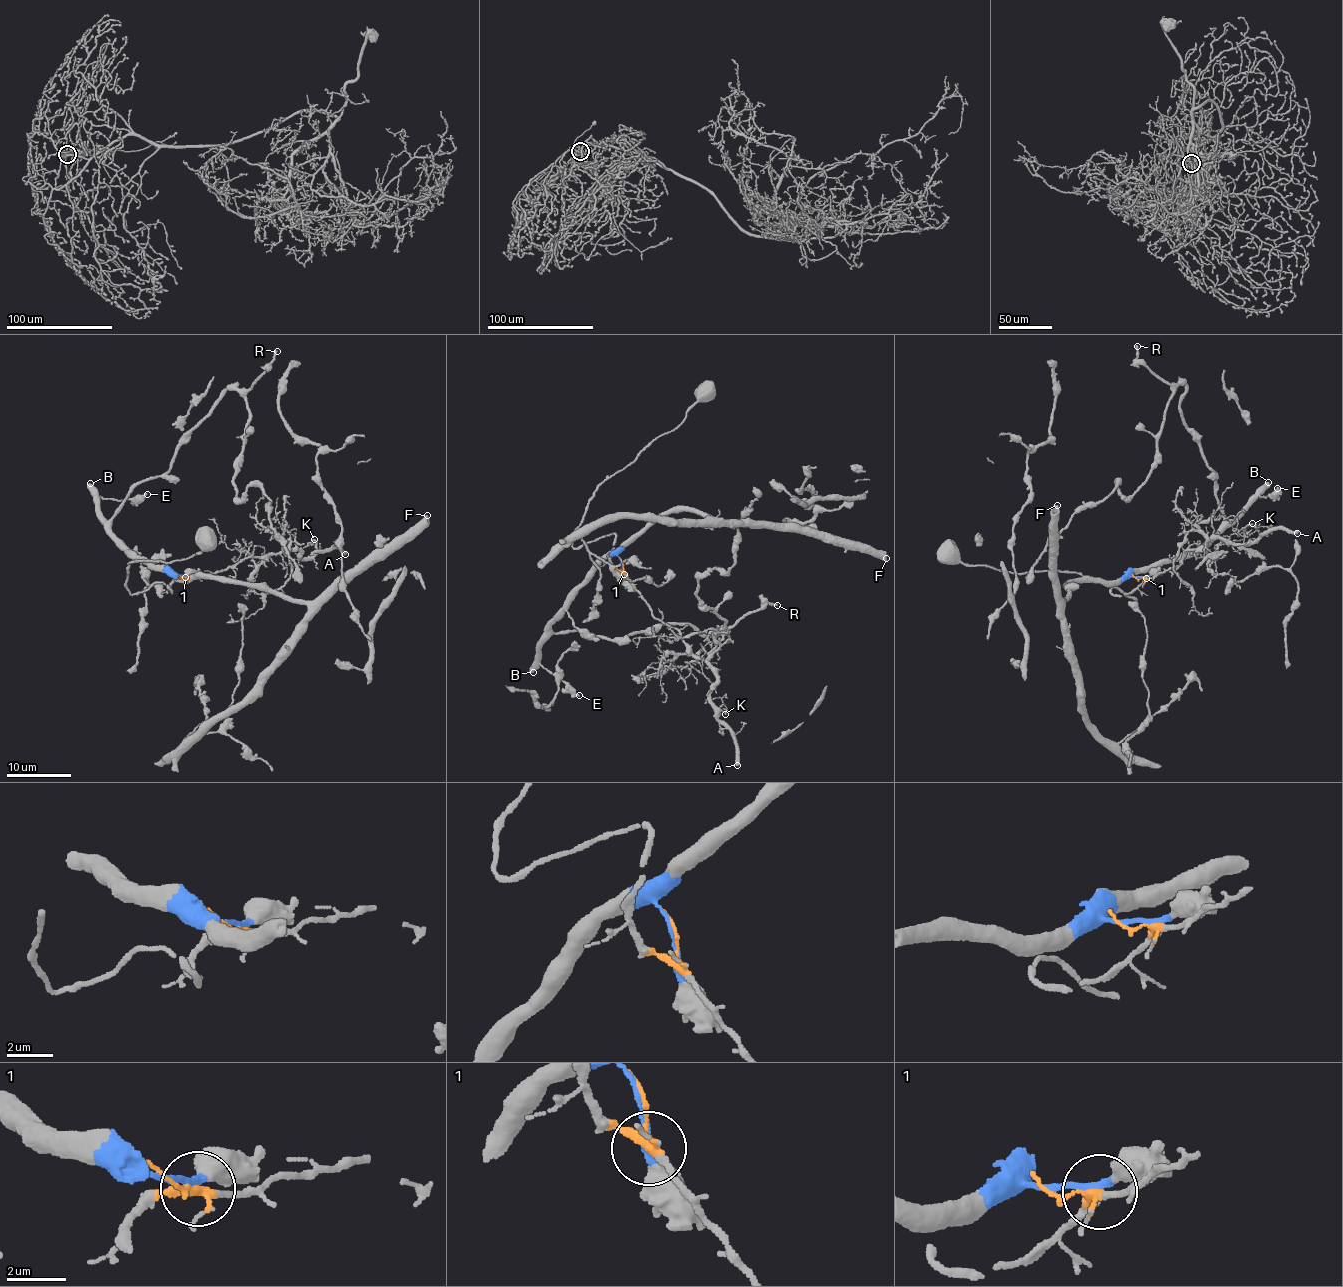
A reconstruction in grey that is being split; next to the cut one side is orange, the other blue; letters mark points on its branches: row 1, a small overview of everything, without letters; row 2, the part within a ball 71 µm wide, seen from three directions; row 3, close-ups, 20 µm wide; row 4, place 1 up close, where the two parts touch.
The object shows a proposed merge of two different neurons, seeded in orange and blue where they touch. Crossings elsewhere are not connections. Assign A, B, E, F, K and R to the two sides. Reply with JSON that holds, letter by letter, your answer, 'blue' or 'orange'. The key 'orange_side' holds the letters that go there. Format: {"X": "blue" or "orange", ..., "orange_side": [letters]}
{"A": "orange", "B": "blue", "E": "blue", "F": "blue", "K": "orange", "R": "blue", "orange_side": ["A", "K"]}

